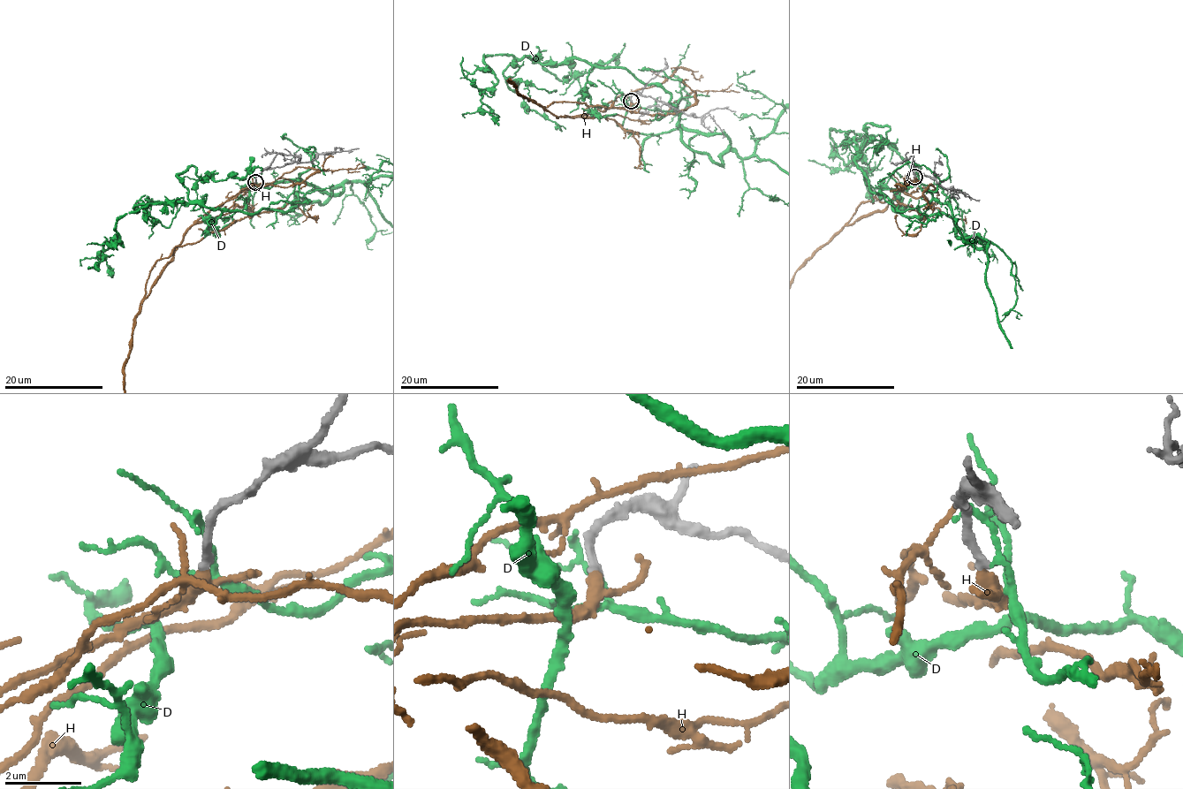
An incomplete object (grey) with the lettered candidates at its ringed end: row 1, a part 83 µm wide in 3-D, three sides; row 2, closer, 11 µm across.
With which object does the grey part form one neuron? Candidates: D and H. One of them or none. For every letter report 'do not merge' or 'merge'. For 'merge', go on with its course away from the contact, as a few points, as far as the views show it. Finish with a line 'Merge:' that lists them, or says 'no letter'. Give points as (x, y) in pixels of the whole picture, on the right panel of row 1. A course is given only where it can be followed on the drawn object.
D: do not merge
H: merge
Merge: H

